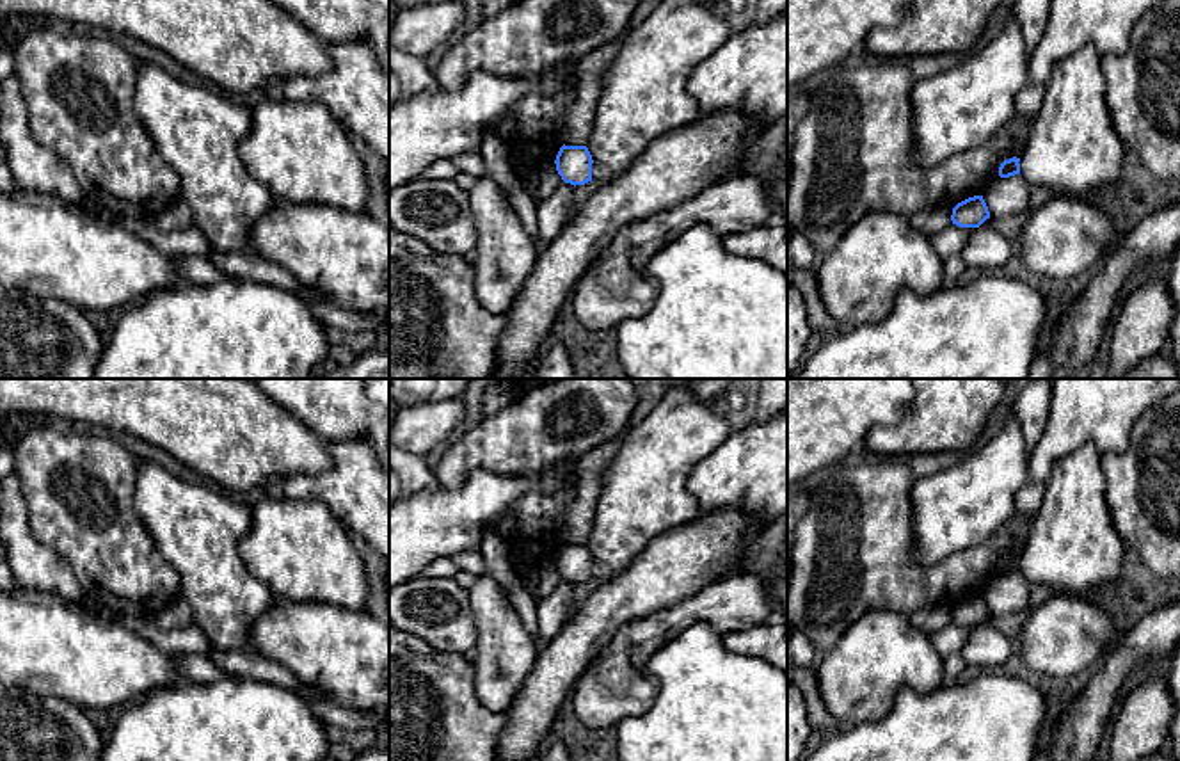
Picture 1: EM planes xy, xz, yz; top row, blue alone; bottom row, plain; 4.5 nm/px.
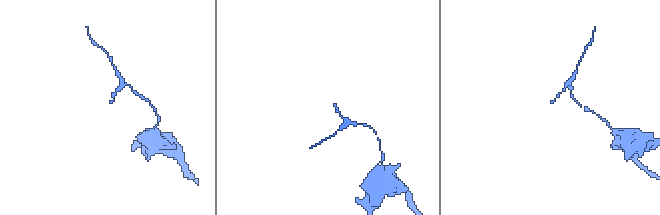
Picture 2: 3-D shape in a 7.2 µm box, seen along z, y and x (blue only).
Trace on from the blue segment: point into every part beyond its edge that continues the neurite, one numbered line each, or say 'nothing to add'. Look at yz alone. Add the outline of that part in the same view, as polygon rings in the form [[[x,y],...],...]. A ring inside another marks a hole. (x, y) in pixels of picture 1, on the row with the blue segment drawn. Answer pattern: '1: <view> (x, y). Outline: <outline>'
nothing to add

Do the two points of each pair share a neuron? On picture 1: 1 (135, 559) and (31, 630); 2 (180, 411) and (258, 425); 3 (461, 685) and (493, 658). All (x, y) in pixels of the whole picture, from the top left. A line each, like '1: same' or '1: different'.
1: different
2: same
3: different

